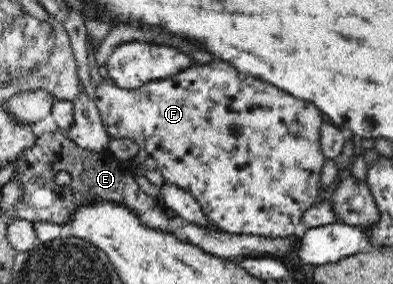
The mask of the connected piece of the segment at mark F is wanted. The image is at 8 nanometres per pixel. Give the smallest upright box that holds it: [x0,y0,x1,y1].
[95,59,326,239]

